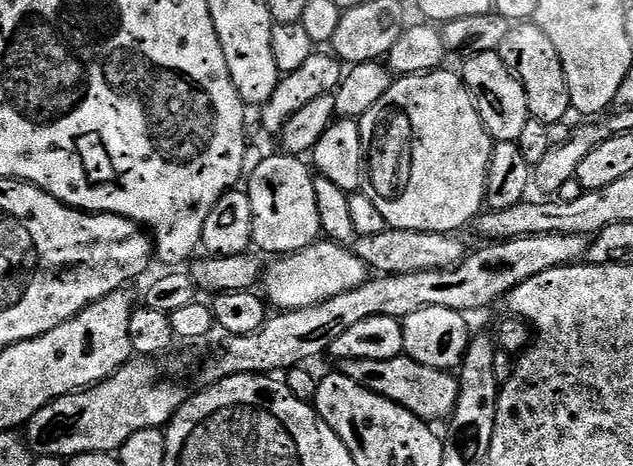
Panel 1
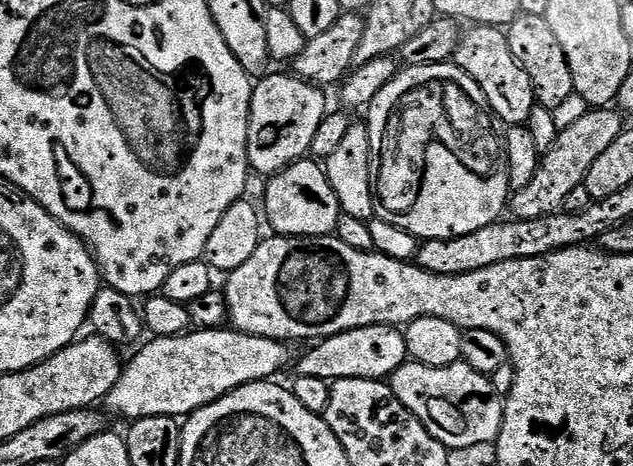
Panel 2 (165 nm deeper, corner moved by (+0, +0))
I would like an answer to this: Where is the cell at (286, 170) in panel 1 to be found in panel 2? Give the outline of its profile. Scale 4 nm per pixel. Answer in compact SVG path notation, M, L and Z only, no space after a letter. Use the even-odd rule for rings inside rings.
M312 158L295 160L267 181L262 212L277 236L331 236L342 214L327 171Z

